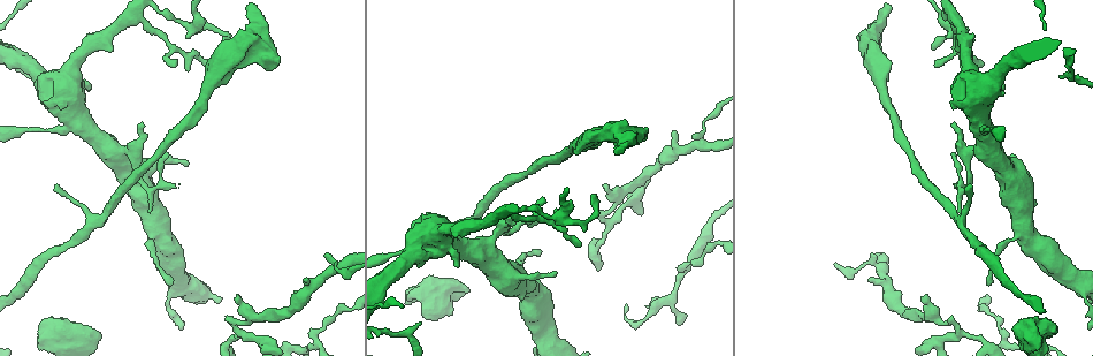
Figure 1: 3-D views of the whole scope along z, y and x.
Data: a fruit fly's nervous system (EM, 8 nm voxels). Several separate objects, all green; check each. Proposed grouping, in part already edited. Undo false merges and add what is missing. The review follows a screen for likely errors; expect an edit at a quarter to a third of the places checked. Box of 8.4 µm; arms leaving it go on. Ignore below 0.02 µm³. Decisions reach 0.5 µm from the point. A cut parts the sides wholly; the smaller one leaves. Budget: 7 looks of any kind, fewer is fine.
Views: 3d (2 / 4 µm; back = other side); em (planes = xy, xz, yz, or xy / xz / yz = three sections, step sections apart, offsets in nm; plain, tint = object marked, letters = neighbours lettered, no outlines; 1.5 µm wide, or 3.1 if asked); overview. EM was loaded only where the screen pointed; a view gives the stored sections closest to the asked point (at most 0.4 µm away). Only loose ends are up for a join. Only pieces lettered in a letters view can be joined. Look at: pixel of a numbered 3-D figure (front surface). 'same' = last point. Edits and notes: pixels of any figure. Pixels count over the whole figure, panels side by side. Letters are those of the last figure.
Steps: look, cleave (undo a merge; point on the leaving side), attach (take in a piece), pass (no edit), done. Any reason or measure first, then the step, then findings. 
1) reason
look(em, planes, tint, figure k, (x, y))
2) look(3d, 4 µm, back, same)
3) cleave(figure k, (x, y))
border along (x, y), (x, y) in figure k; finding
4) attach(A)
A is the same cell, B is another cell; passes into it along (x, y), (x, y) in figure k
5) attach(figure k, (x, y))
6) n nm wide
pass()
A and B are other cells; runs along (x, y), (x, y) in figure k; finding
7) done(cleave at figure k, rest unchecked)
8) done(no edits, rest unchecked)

tapers out
look(em, yz, step 8, tint, figure 1, (672, 130))

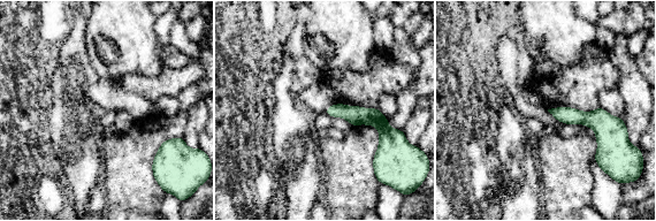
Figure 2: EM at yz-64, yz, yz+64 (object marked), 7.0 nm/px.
look(em, planes, letters, same)

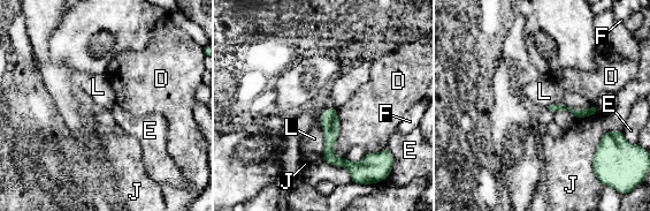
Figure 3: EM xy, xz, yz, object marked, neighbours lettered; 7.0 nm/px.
pass()
D, E, F, J and L are other cells; runs along (329, 111), (329, 153), (359, 166) in figure 3; none of them fits

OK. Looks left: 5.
tapers out
look(em, planes, letters, figure 1, (979, 60))

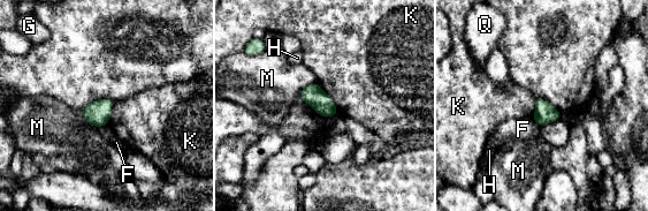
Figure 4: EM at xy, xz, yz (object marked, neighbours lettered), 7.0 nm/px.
pass()
F, G, H, K, M and Q are other cells; border along (315, 82), (333, 100), (338, 112) in figure 4; no lettered piece goes on from it

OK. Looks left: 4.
tapers out
look(em, yz, step 8, letters, figure 1, (188, 160))

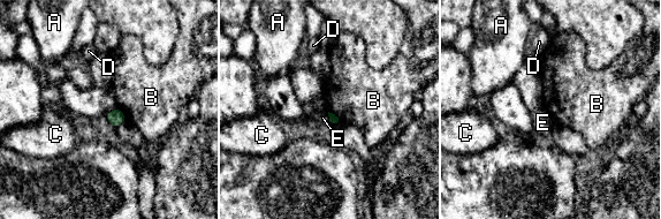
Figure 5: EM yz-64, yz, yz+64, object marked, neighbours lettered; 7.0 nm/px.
pass()
A, B, C, D and E are other cells; none of them fits

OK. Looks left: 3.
done(no edits, rest unchecked)

